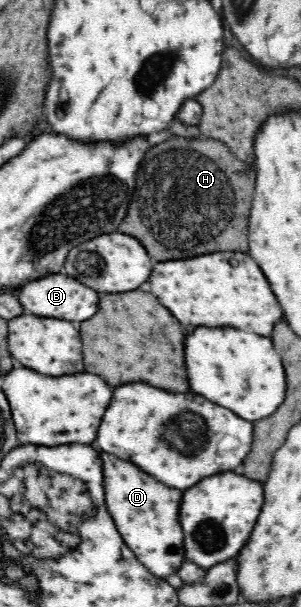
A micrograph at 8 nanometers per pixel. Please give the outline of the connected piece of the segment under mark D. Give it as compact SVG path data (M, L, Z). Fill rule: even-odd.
M101 452L99 458L103 462L105 502L124 543L151 575L167 580L167 576L177 573L187 561L182 541L183 529L177 518L181 492L157 482L153 476L141 472L135 464L119 460L111 454Z

